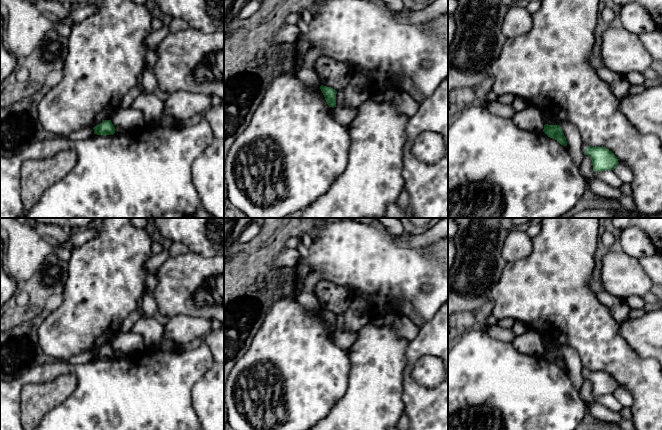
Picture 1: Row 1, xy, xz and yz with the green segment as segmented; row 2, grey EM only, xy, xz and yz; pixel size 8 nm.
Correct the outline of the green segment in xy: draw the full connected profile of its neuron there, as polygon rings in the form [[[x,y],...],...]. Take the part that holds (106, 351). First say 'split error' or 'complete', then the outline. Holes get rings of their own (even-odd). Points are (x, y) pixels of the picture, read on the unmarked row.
complete; [[[105,344],[102,347],[96,349],[94,352],[94,358],[97,359],[113,359],[115,357],[115,351],[111,344]]]

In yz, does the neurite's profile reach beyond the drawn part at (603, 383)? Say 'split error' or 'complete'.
complete

